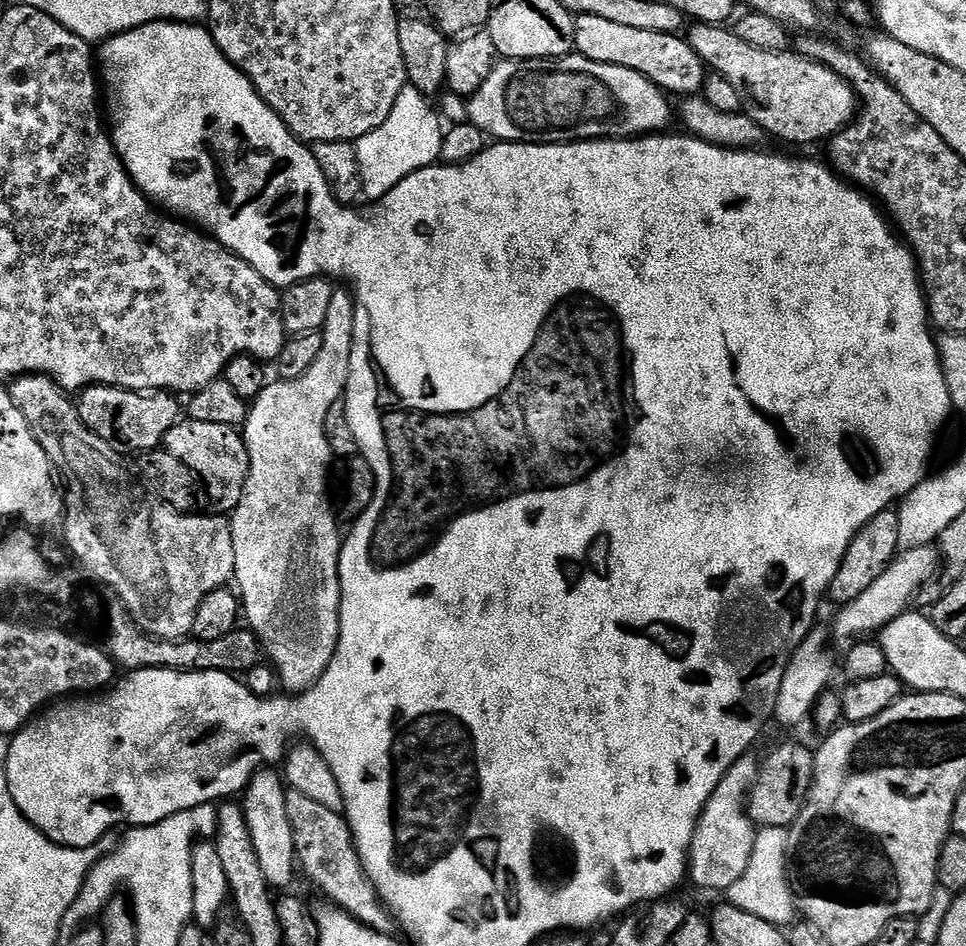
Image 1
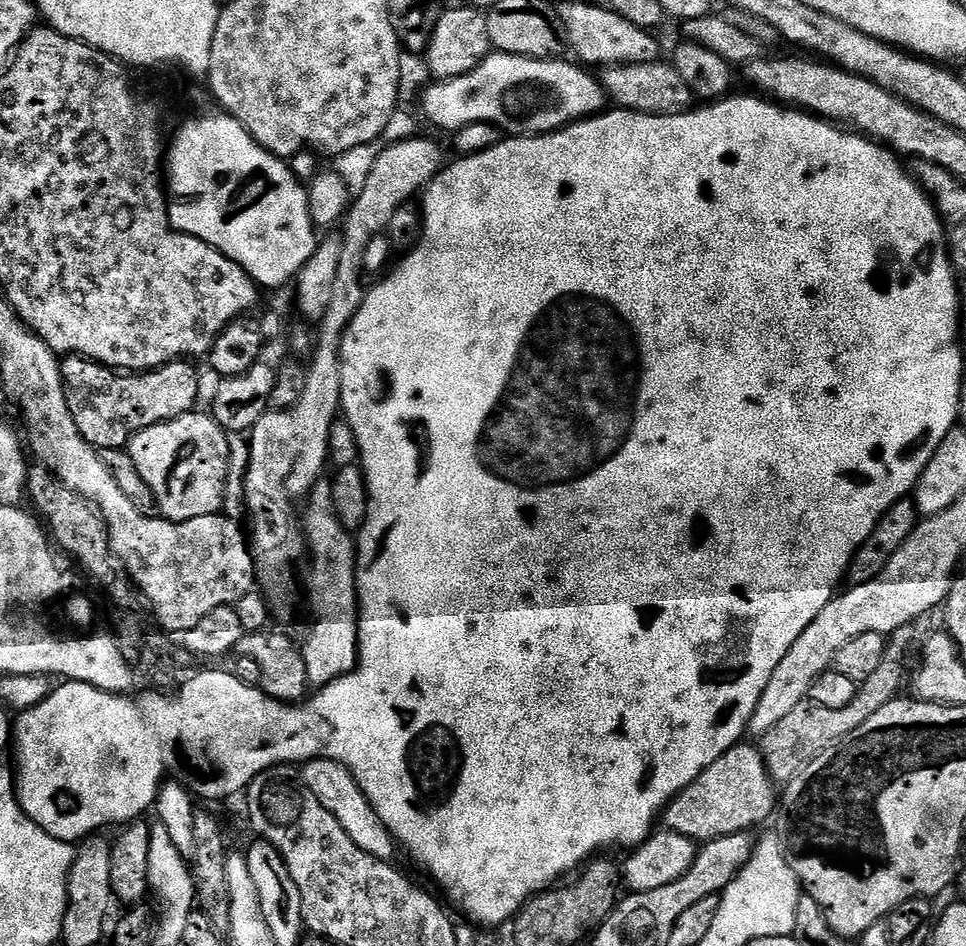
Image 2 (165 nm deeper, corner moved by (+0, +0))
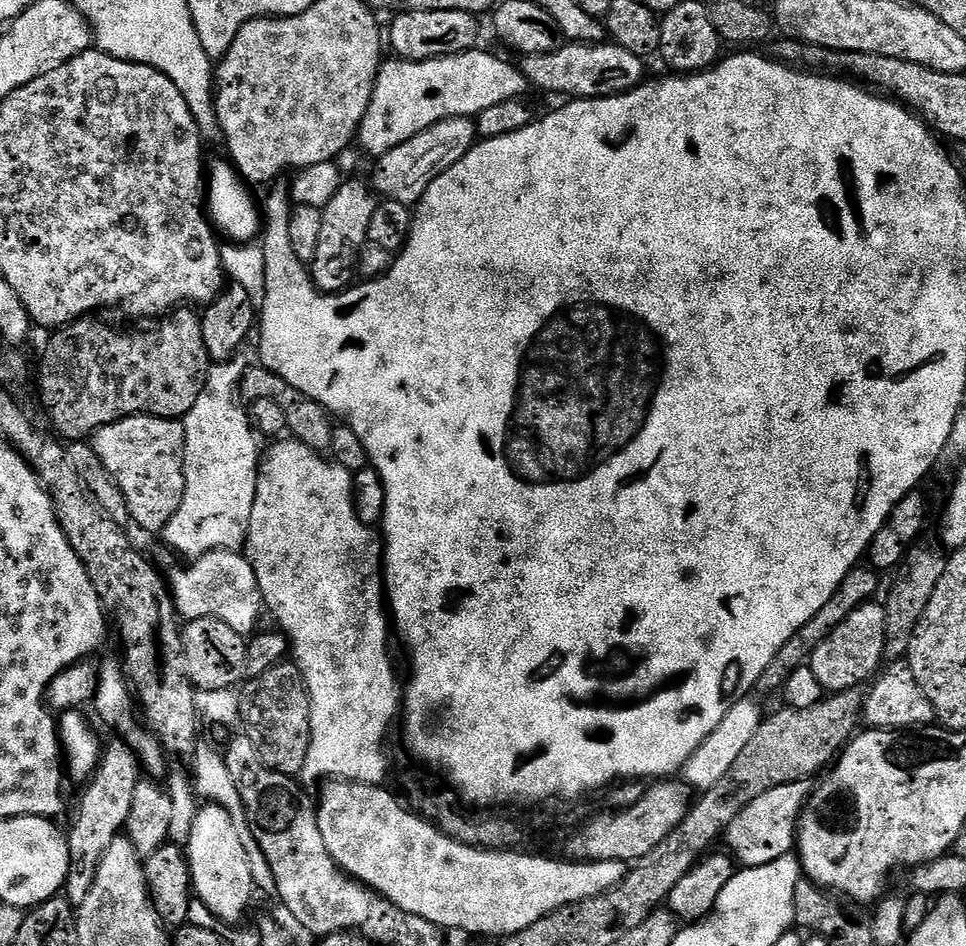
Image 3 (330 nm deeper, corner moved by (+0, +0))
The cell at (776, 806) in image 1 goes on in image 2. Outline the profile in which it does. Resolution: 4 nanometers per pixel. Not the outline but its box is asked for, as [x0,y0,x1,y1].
[662,742,778,842]

